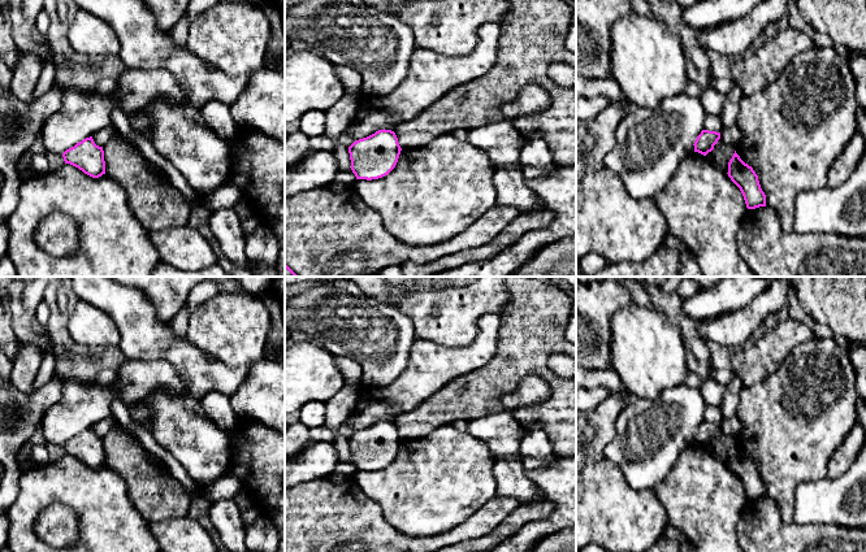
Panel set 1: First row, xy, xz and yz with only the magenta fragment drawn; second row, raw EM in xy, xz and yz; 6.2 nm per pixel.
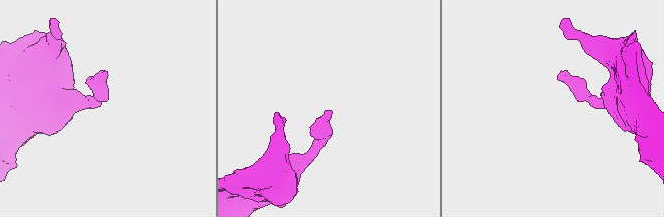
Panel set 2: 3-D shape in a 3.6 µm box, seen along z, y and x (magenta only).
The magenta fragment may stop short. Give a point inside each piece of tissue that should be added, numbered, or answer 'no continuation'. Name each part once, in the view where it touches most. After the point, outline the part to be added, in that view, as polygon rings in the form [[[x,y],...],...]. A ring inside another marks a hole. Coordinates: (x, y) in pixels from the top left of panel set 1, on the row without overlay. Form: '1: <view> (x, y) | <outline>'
no continuation

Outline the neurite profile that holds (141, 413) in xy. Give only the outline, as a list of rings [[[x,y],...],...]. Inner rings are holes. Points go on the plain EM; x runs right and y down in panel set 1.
[[[147,403],[129,405],[129,414],[134,422],[151,430],[152,409]]]

